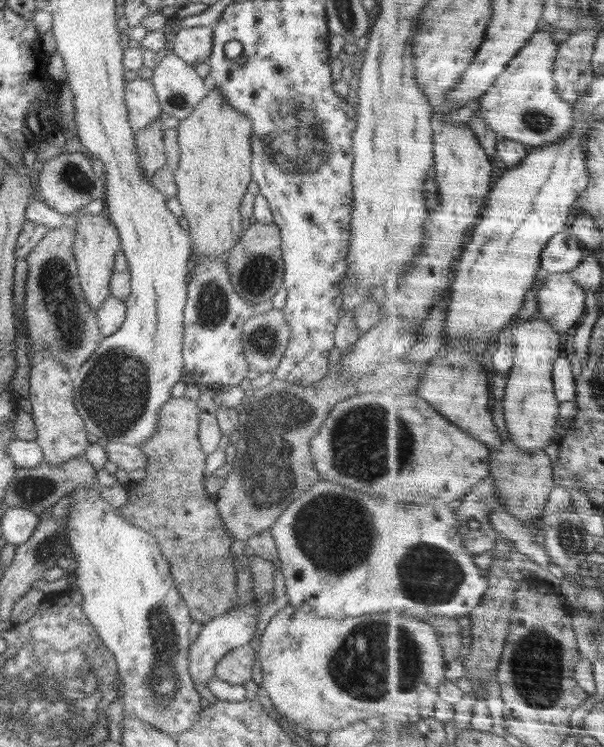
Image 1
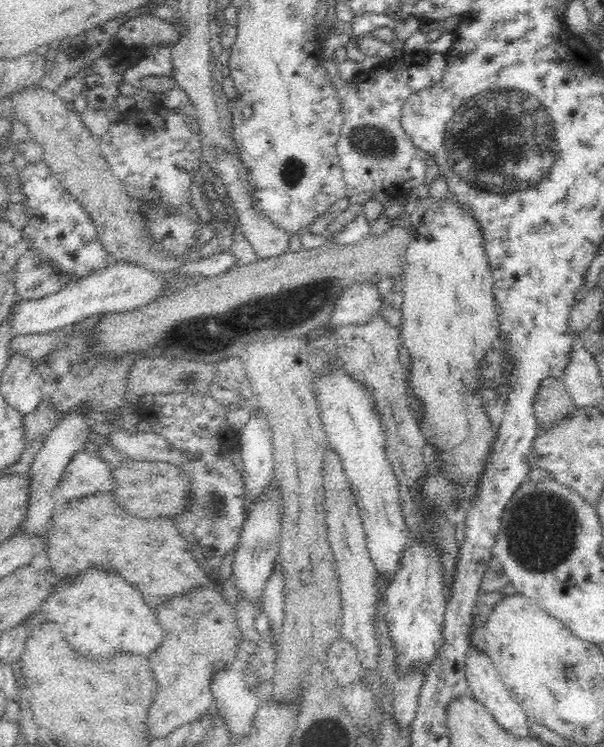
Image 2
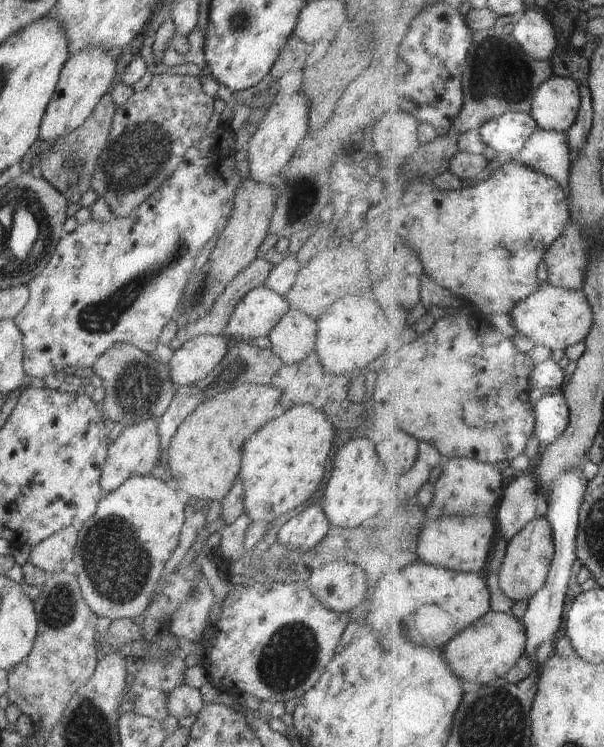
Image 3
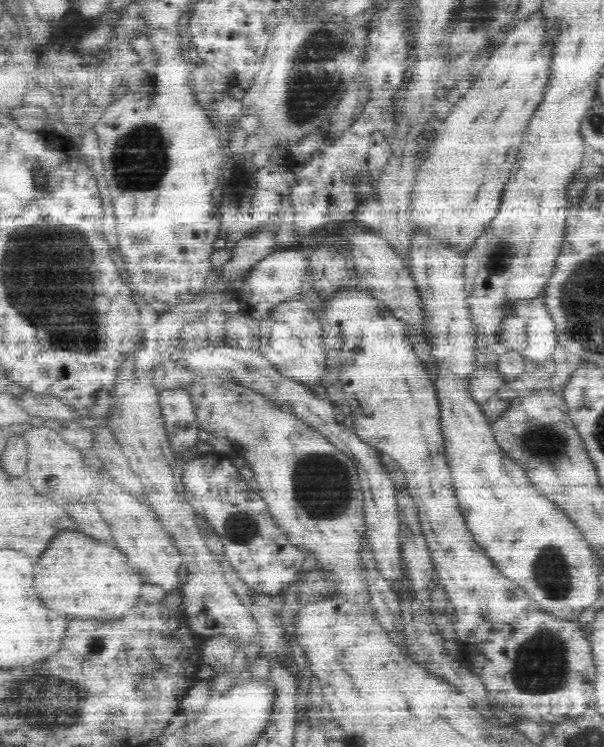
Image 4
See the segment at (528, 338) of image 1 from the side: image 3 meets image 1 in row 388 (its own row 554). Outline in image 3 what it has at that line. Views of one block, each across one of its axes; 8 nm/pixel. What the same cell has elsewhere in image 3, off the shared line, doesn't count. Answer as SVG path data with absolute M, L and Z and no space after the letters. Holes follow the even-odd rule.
M549 516L535 518L509 542L509 549L504 564L498 573L496 586L516 602L530 601L532 597L536 597L545 588L556 553L555 532Z

